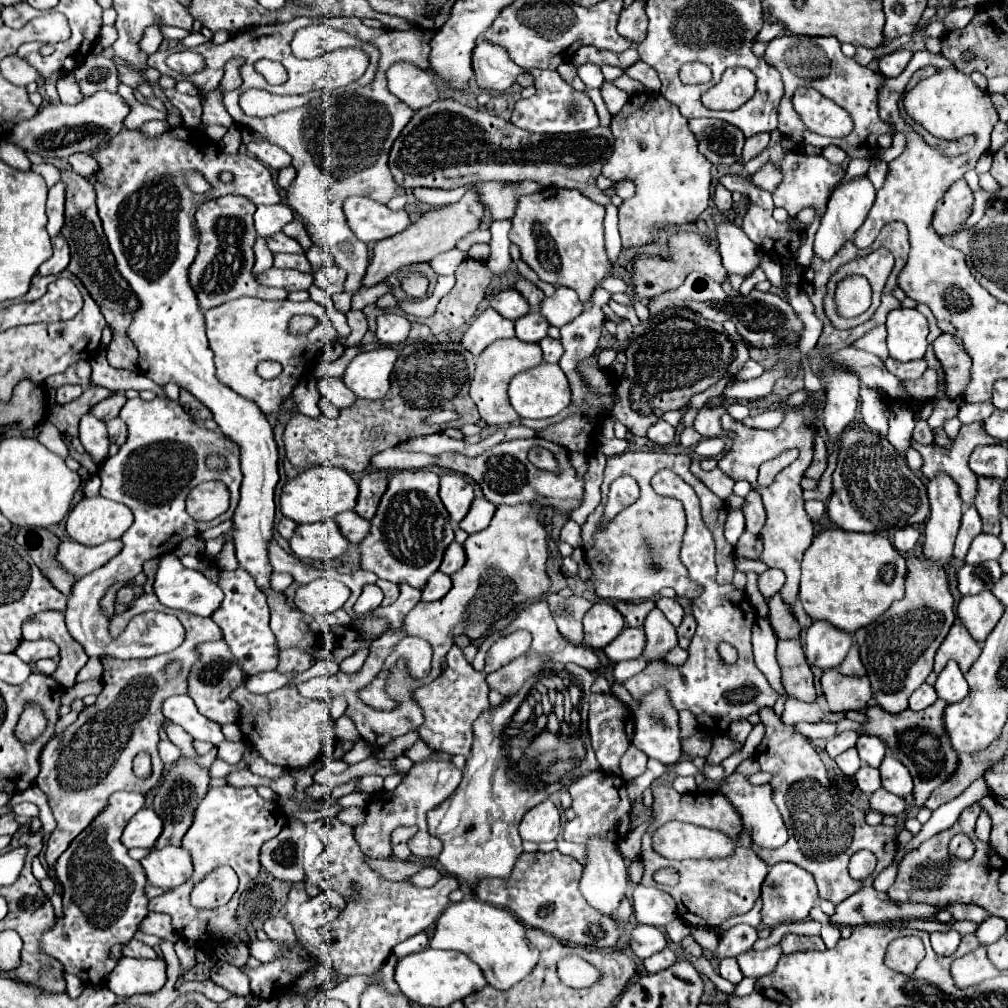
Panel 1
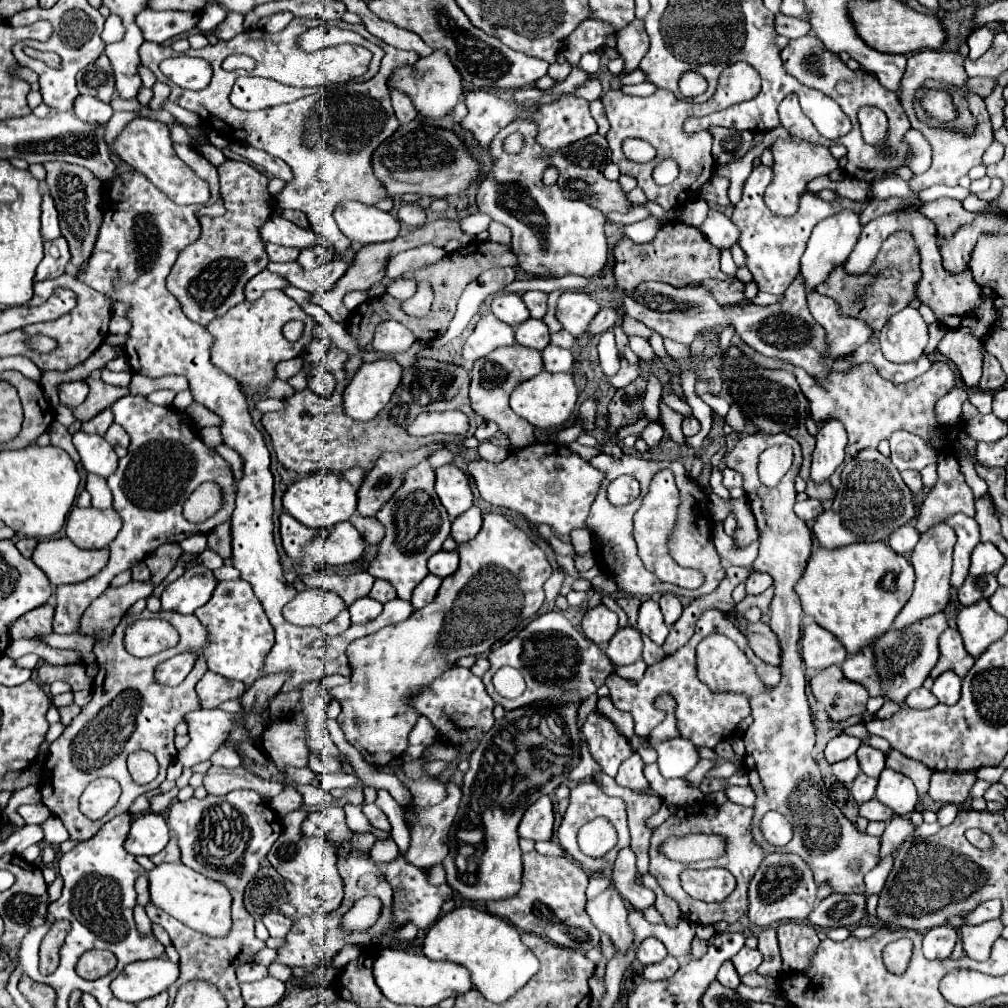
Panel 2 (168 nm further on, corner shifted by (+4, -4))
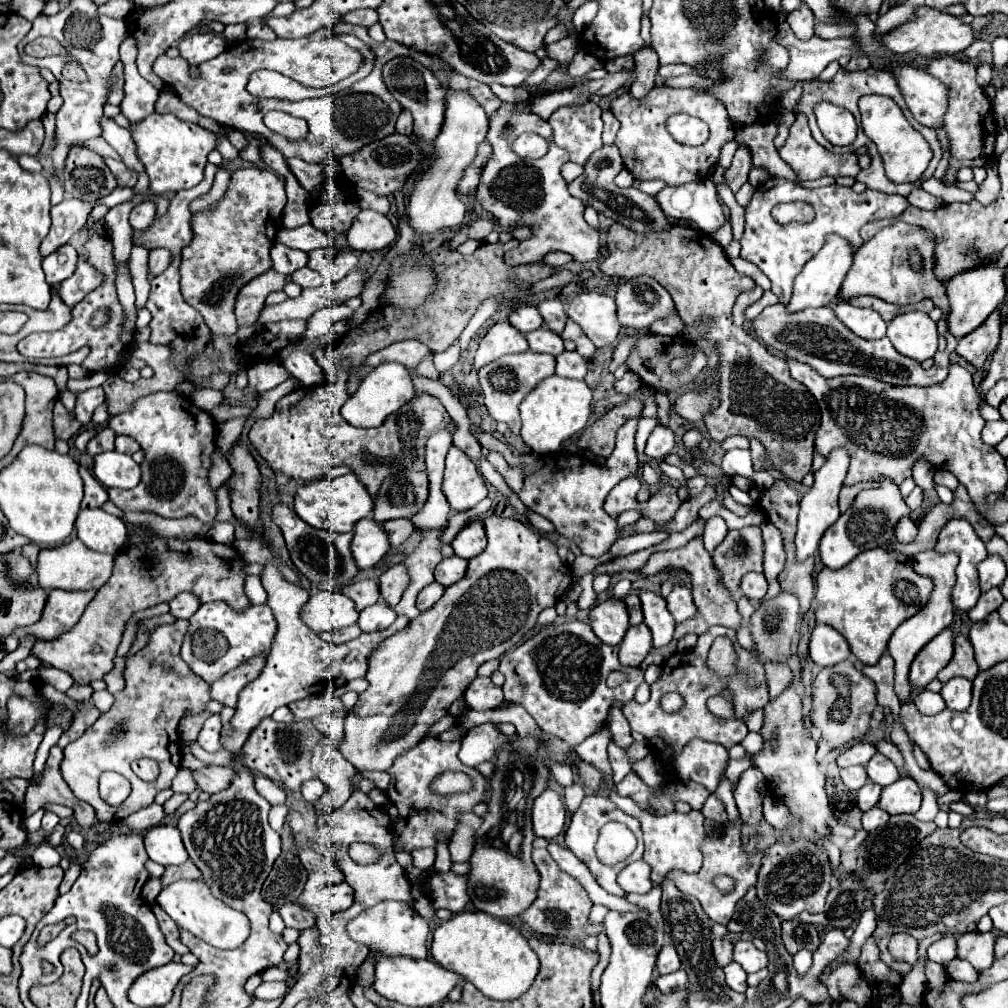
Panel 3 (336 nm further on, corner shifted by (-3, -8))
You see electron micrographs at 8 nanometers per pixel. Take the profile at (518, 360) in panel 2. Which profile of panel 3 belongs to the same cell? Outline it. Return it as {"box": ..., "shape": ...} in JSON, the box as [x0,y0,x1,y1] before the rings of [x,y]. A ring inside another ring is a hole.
{"box":[479,350,555,436],"shape":[[[527,350],[525,354],[509,354],[503,356],[479,370],[479,382],[481,382],[481,392],[485,398],[485,408],[489,416],[495,422],[505,422],[509,430],[519,436],[521,432],[521,418],[519,418],[519,404],[521,400],[547,376],[555,374],[555,358],[549,354],[535,354]]]}

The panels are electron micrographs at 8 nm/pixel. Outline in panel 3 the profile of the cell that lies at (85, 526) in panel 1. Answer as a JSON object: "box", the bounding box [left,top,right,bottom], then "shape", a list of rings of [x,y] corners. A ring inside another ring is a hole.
{"box":[75,510,127,554],"shape":[[[81,510],[75,522],[77,538],[95,552],[121,554],[127,548],[127,528],[125,522],[113,514],[95,510]]]}

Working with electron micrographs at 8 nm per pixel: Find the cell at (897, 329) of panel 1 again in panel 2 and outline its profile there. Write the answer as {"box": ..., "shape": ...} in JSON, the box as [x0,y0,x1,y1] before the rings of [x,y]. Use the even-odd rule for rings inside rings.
{"box":[878,306,928,362],"shape":[[[912,306],[890,316],[878,332],[880,348],[888,360],[912,362],[924,354],[928,344],[928,326]]]}

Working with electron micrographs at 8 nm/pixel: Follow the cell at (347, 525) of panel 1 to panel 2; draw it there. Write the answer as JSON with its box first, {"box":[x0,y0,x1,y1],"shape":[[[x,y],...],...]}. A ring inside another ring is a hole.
{"box":[350,514,384,544],"shape":[[[354,514],[350,522],[358,528],[358,532],[362,532],[362,536],[366,536],[368,544],[378,544],[384,538],[384,526],[376,518],[362,518]]]}

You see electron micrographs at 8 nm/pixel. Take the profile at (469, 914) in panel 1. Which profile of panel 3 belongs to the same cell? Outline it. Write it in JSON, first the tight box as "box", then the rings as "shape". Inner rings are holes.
{"box":[431,912,539,1000],"shape":[[[461,912],[433,932],[431,956],[443,968],[461,974],[483,996],[517,1000],[527,992],[539,972],[539,958],[523,934],[511,924],[483,912]]]}

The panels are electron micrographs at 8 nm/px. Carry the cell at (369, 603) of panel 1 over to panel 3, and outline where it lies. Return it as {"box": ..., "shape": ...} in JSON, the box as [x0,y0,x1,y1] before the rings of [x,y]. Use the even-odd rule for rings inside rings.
{"box":[357,600,397,632],"shape":[[[379,600],[377,604],[359,612],[357,624],[363,632],[375,632],[375,630],[385,630],[387,626],[391,626],[395,618],[397,618],[395,610],[385,600]]]}

